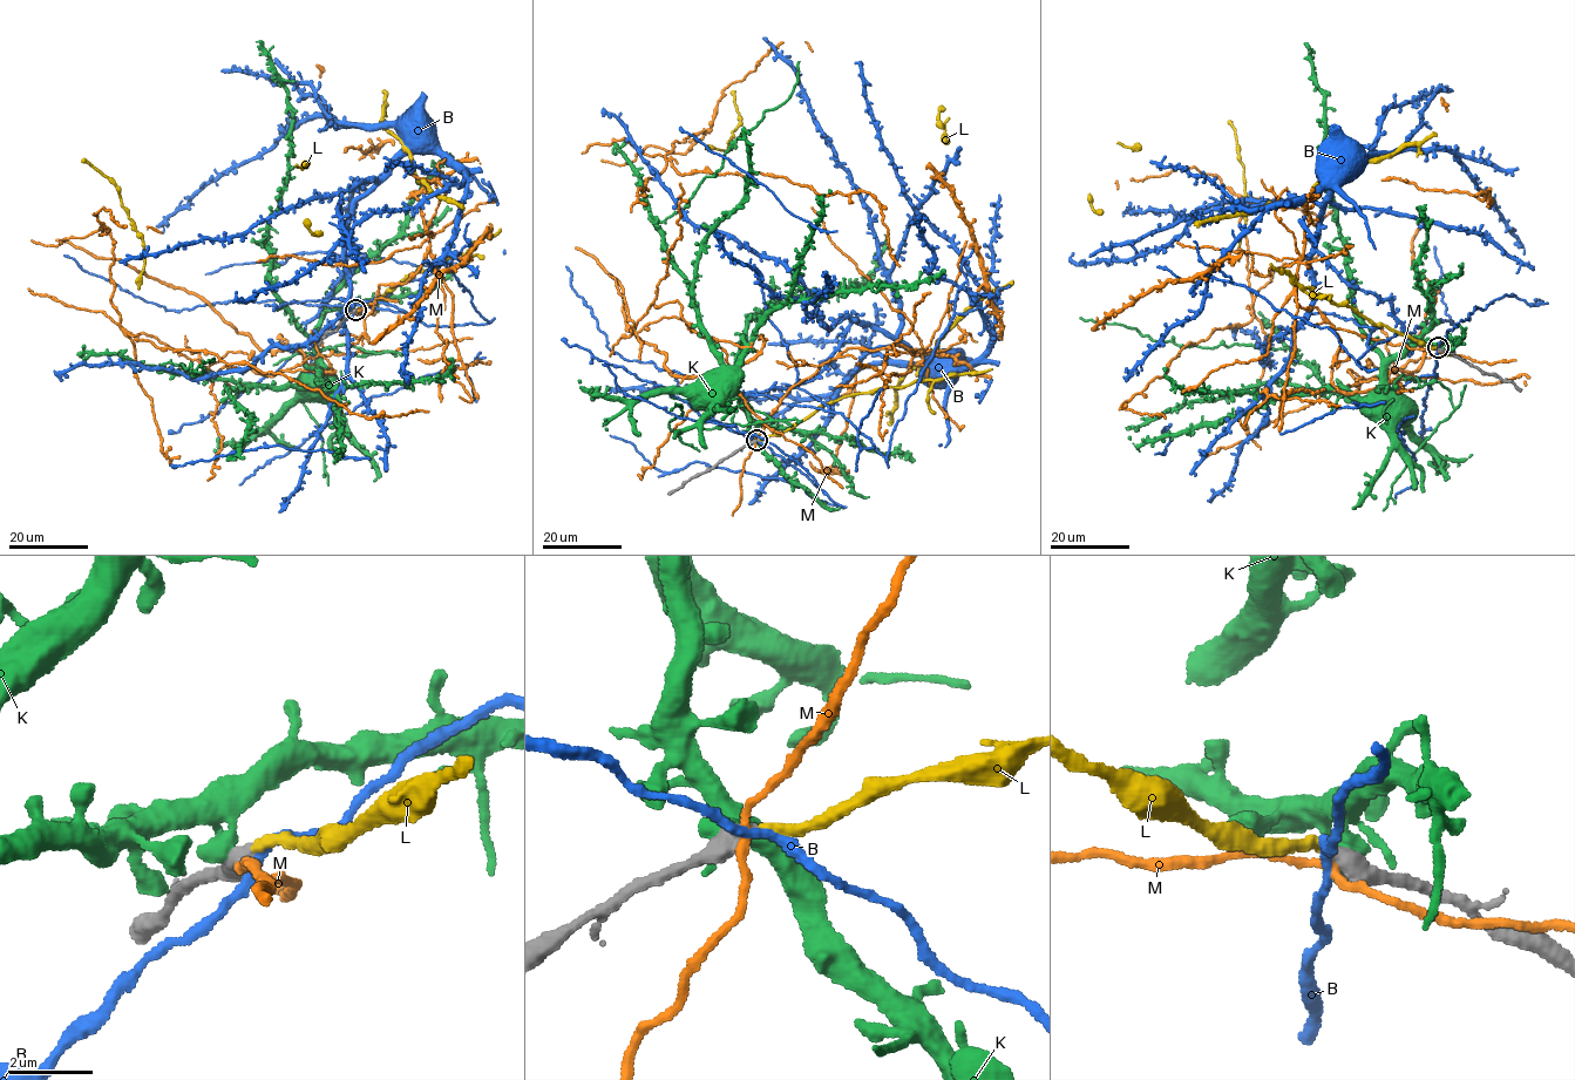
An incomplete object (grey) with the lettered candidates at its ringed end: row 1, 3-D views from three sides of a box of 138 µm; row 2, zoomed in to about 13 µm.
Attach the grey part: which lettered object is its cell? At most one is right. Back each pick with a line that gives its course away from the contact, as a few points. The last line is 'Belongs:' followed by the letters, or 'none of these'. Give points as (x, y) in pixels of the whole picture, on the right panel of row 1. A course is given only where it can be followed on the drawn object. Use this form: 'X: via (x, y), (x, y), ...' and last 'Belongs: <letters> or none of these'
Belongs: L

